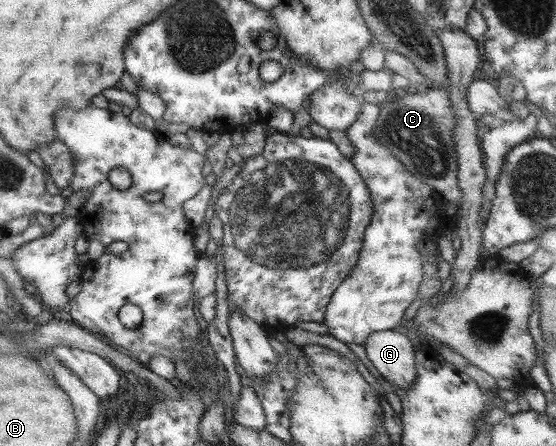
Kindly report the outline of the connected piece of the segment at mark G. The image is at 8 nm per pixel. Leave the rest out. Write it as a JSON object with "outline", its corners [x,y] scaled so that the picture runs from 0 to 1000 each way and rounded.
{"outline":[[[707,740],[667,747],[646,791],[676,839],[709,868],[737,868],[748,848],[739,765]]]}

